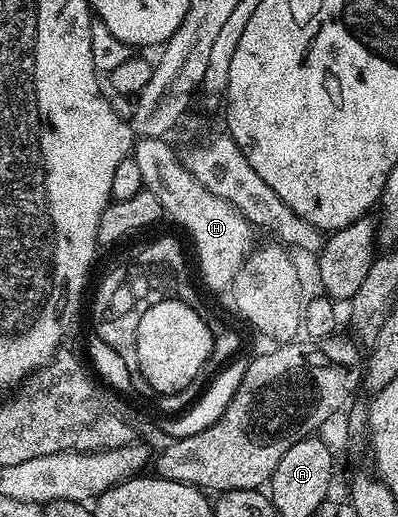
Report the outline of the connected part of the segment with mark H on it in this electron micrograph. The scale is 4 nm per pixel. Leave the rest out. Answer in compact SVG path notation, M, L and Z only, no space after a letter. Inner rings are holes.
M160 137L135 140L132 157L139 166L142 186L160 201L163 214L190 235L207 287L225 292L254 248L253 226L231 203L202 186L187 170L181 156L176 155L167 143Z

